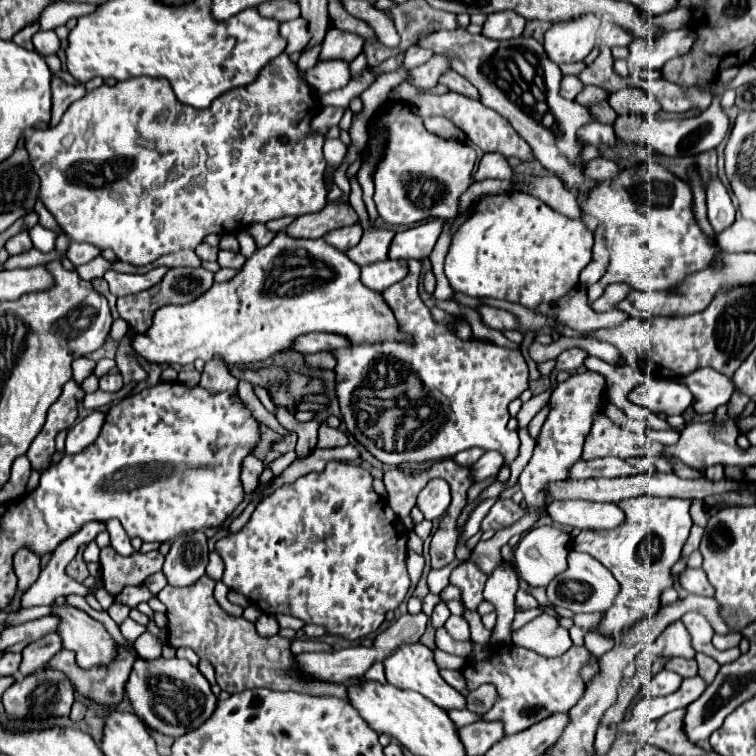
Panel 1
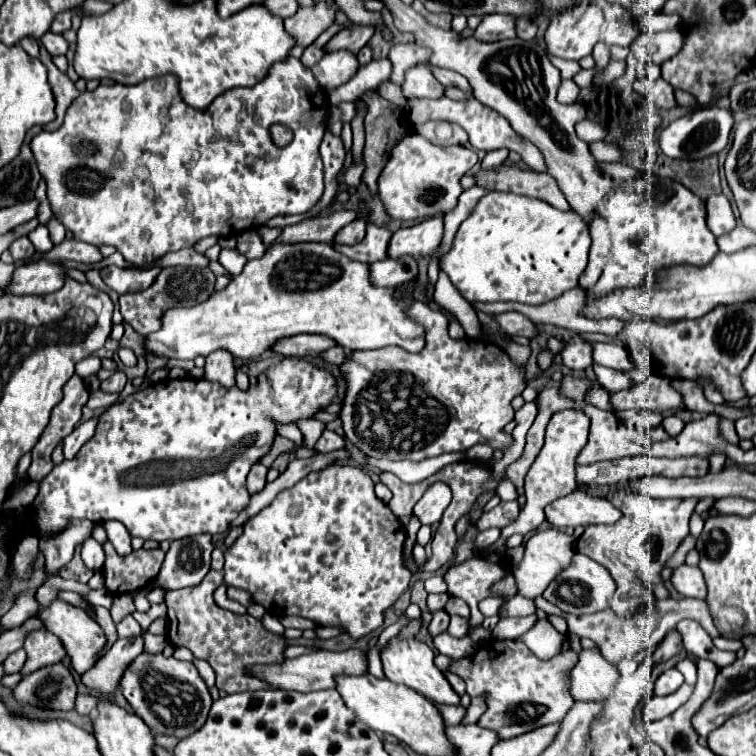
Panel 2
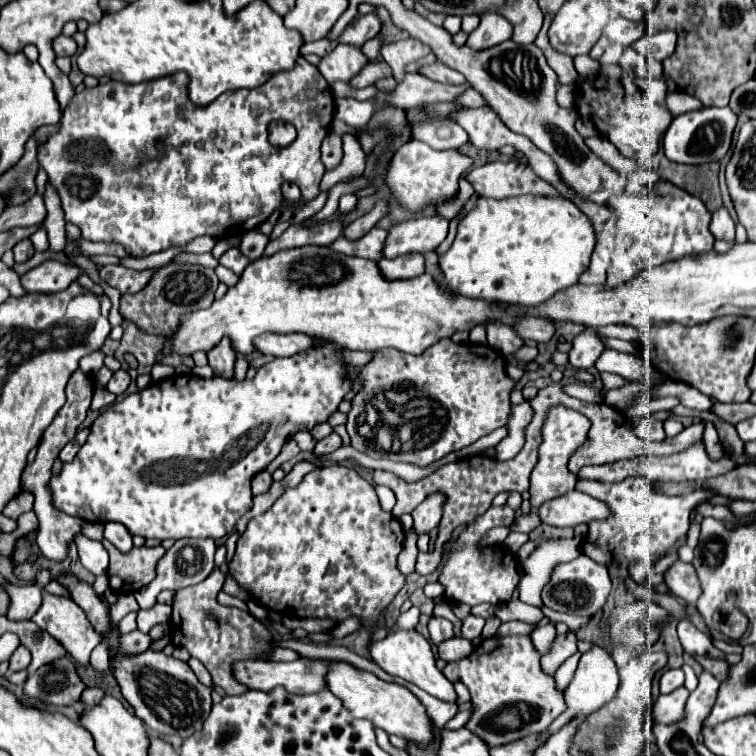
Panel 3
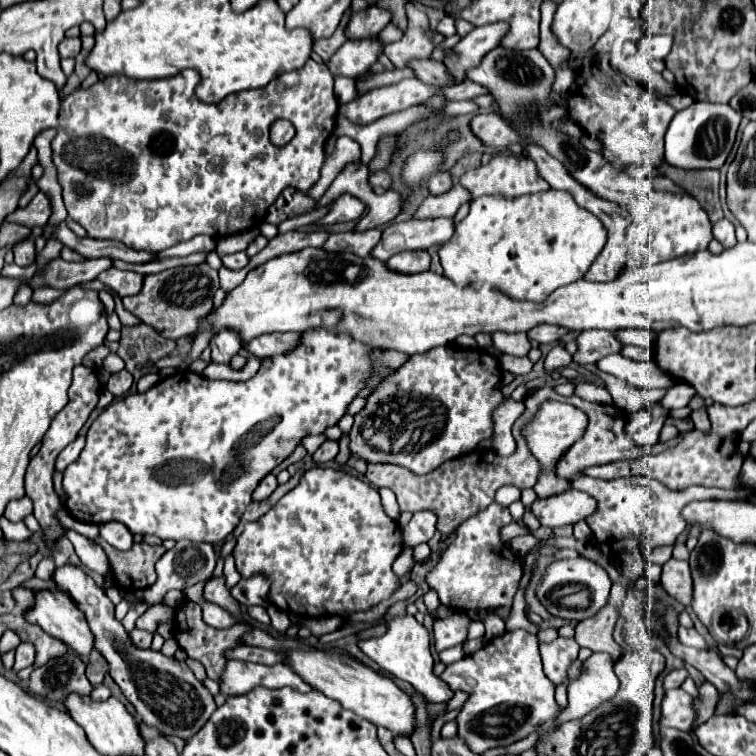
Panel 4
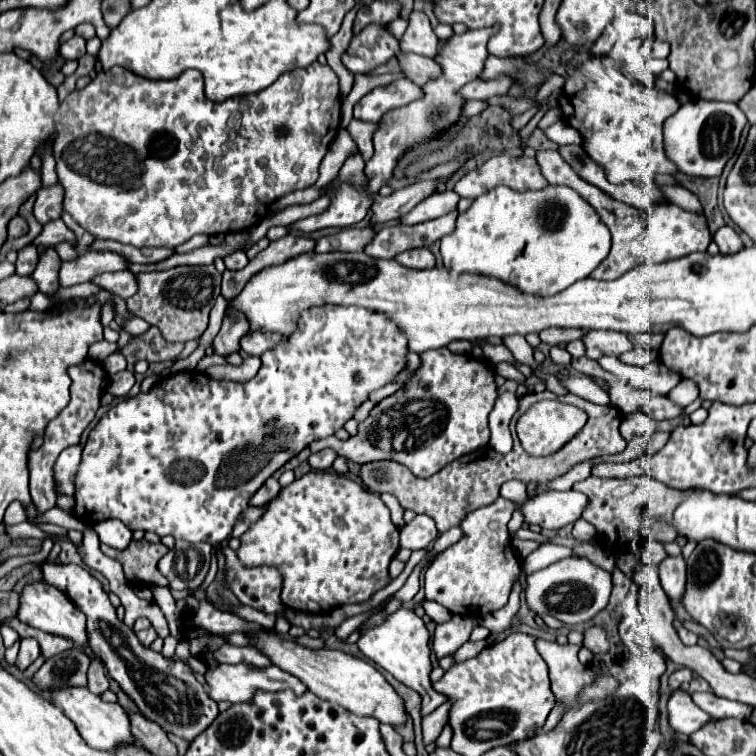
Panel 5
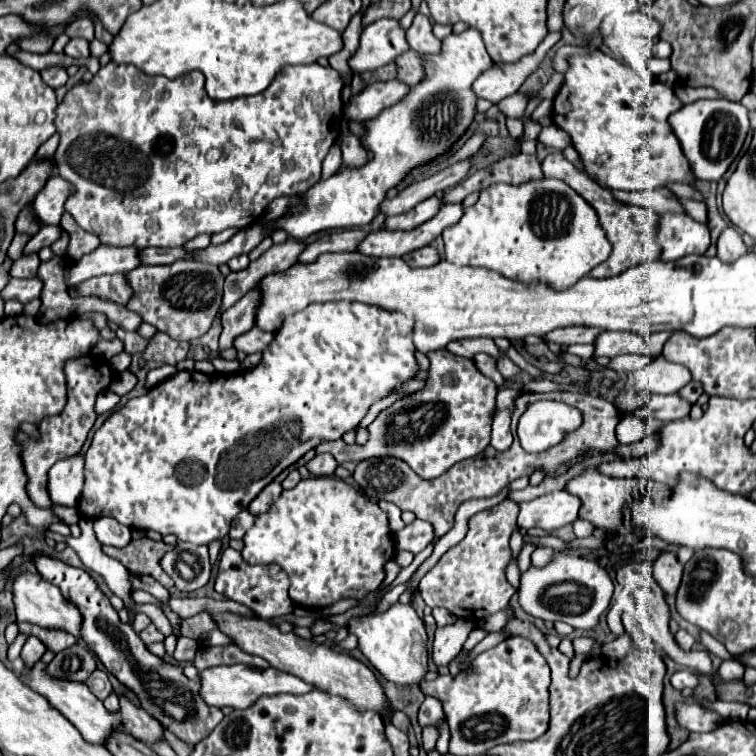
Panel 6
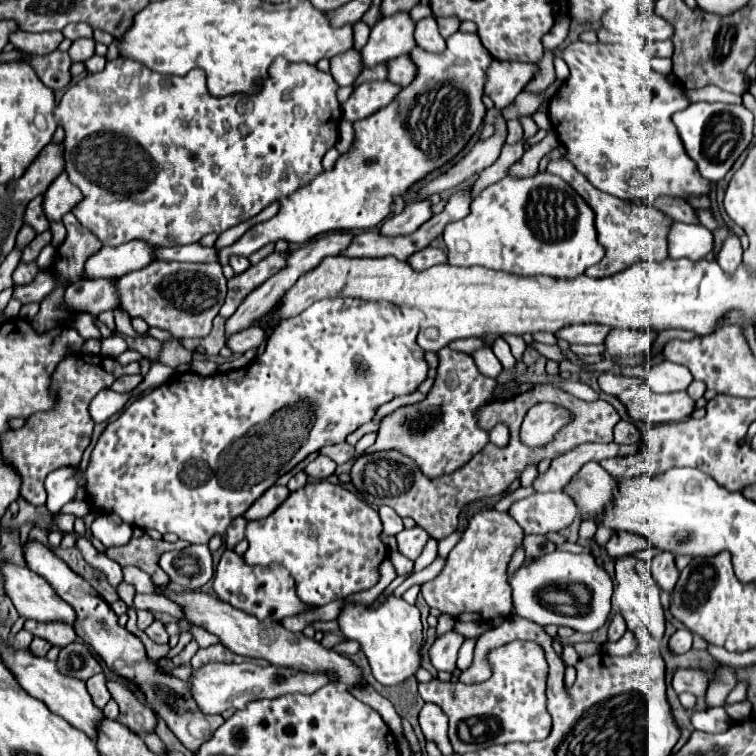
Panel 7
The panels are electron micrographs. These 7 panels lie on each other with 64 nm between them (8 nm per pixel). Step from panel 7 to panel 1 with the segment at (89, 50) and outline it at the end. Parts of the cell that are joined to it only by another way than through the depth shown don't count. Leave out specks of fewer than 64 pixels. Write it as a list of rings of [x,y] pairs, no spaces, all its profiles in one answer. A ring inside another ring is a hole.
[[[38,30],[32,38],[34,46],[36,46],[36,52],[42,54],[42,56],[50,56],[50,54],[56,54],[60,50],[60,38],[56,36],[56,32],[44,32],[44,30]]]

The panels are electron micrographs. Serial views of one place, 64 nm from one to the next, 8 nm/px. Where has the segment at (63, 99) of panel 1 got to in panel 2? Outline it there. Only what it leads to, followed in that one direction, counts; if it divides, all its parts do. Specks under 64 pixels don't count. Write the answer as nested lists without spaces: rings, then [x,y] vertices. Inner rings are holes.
[[[40,44],[40,60],[42,64],[46,66],[48,70],[48,82],[52,86],[52,92],[54,92],[54,98],[56,98],[56,120],[52,124],[48,124],[44,130],[46,132],[54,132],[56,128],[60,128],[62,120],[64,120],[64,112],[66,108],[72,104],[72,100],[80,94],[74,86],[74,82],[64,74],[60,72],[54,62],[52,62],[52,56],[46,52],[46,48]]]

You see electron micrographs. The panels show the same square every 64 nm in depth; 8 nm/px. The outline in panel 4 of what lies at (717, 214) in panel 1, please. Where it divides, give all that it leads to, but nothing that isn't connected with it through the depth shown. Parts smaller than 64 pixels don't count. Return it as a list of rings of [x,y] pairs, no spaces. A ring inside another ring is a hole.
[[[722,218],[718,224],[714,224],[714,228],[712,228],[712,232],[714,232],[714,238],[724,246],[724,248],[732,248],[734,244],[736,244],[736,236],[734,236],[734,226],[726,220],[726,218]]]

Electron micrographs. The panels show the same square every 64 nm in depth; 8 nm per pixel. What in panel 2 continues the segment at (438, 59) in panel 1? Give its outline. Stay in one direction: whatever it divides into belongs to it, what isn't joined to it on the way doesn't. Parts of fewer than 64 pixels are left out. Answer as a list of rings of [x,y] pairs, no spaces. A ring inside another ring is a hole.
[[[416,66],[406,72],[402,94],[406,100],[412,98],[442,98],[445,87],[430,72],[430,66]]]

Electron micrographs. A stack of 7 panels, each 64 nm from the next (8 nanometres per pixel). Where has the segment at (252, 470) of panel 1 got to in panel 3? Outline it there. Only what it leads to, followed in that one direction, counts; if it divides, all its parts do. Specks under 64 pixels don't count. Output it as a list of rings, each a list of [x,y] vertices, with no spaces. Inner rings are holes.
[[[268,470],[256,474],[254,480],[252,480],[252,494],[258,496],[258,494],[268,492],[268,488],[272,486],[272,482],[274,482],[274,480],[272,480],[272,474],[268,474]]]

